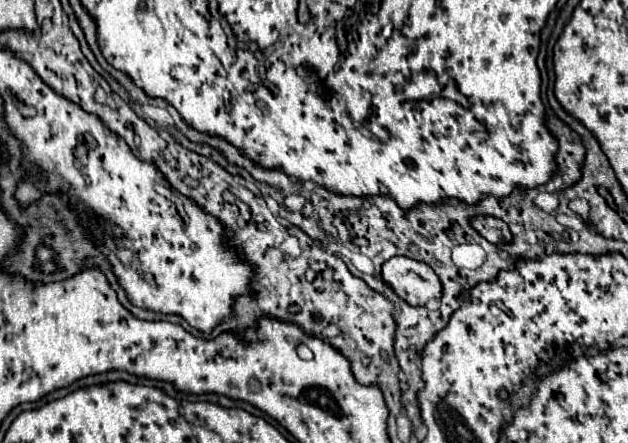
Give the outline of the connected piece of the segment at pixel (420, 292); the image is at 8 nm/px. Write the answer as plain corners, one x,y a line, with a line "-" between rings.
392,257
382,265
382,281
408,305
426,305
430,299
436,299
442,295
442,285
436,277
436,273
422,261
410,259
410,257

